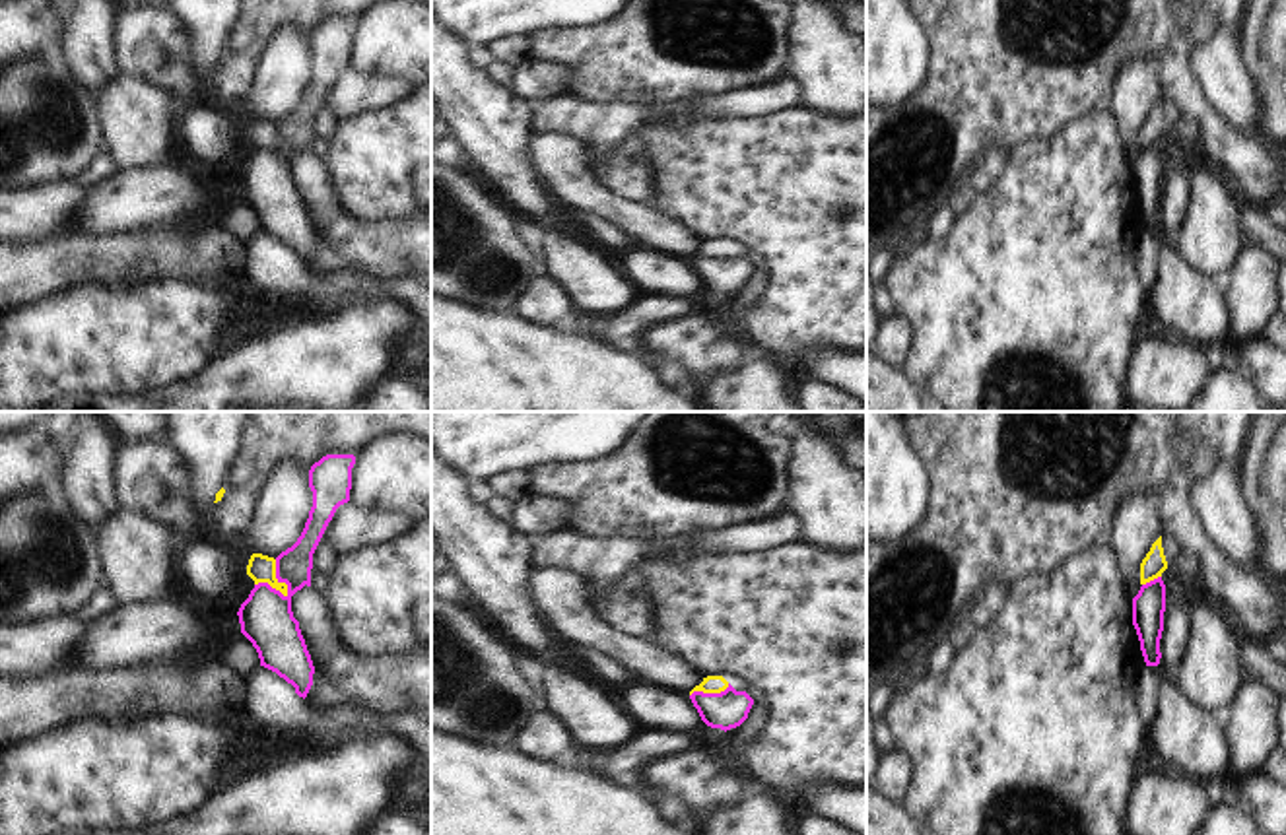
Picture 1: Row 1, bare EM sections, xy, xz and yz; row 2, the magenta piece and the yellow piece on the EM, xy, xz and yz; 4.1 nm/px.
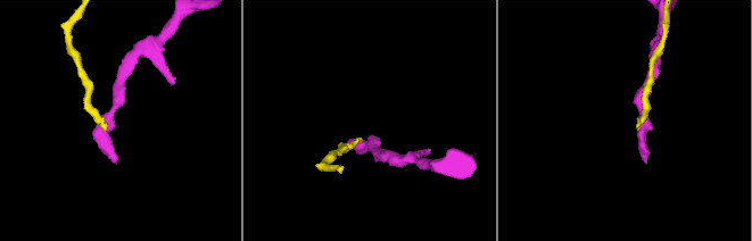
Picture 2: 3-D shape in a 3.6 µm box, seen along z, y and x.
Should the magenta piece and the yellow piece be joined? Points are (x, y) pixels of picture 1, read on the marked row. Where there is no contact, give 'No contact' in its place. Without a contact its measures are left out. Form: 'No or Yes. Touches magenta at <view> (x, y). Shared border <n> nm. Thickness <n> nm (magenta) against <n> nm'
No. Touches magenta at xy (278, 579). Shared border 170 nm. Thickness 220 nm (magenta) against 110 nm.

